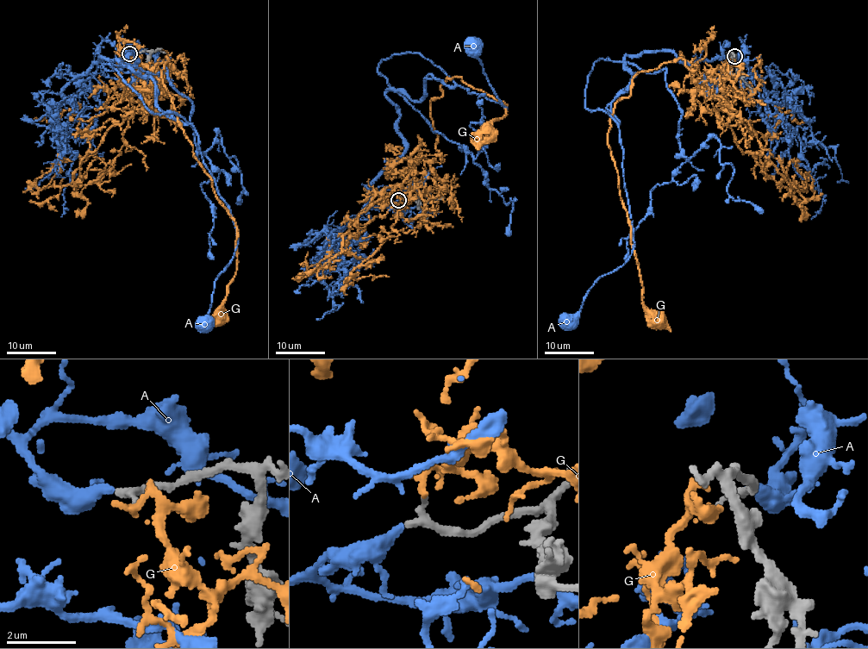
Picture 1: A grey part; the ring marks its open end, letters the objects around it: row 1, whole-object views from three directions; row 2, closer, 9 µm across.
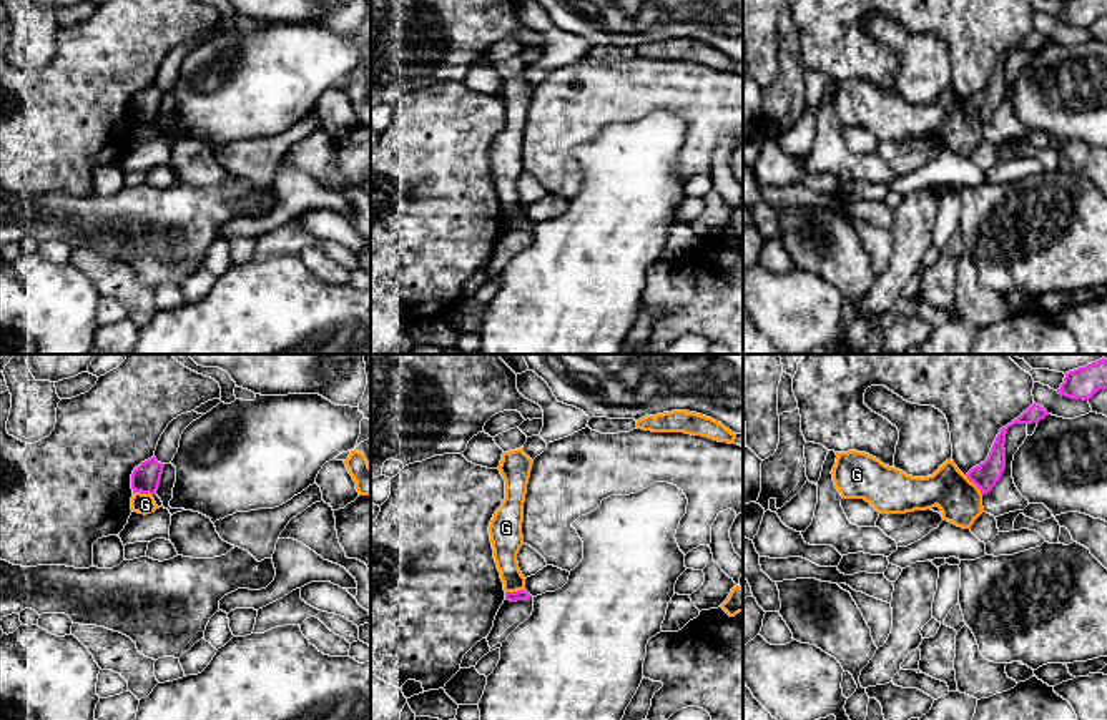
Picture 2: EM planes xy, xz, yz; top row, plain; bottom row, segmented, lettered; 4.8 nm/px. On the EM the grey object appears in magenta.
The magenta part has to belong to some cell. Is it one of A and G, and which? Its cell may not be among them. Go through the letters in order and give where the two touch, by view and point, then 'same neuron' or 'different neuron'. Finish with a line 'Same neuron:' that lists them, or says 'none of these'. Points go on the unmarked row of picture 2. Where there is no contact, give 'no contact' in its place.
A: no contact; same neuron
G: contact yz (974, 110); different neuron
Same neuron: A

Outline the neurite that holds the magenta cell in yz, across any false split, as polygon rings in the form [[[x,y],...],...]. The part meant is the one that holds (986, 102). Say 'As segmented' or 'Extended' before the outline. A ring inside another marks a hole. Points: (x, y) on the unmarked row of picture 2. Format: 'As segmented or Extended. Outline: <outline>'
As segmented. Outline: [[[1034,30],[1017,47],[1014,47],[1011,52],[1007,52],[1006,55],[1001,57],[1001,60],[997,62],[997,65],[996,65],[996,68],[991,75],[991,80],[989,80],[987,86],[984,90],[981,90],[979,93],[972,95],[966,101],[967,106],[979,115],[982,123],[991,120],[991,116],[996,113],[996,110],[1001,106],[1001,103],[1006,96],[1004,72],[1006,72],[1007,57],[1014,52],[1039,50],[1046,43],[1047,43],[1047,38],[1042,33]]]

